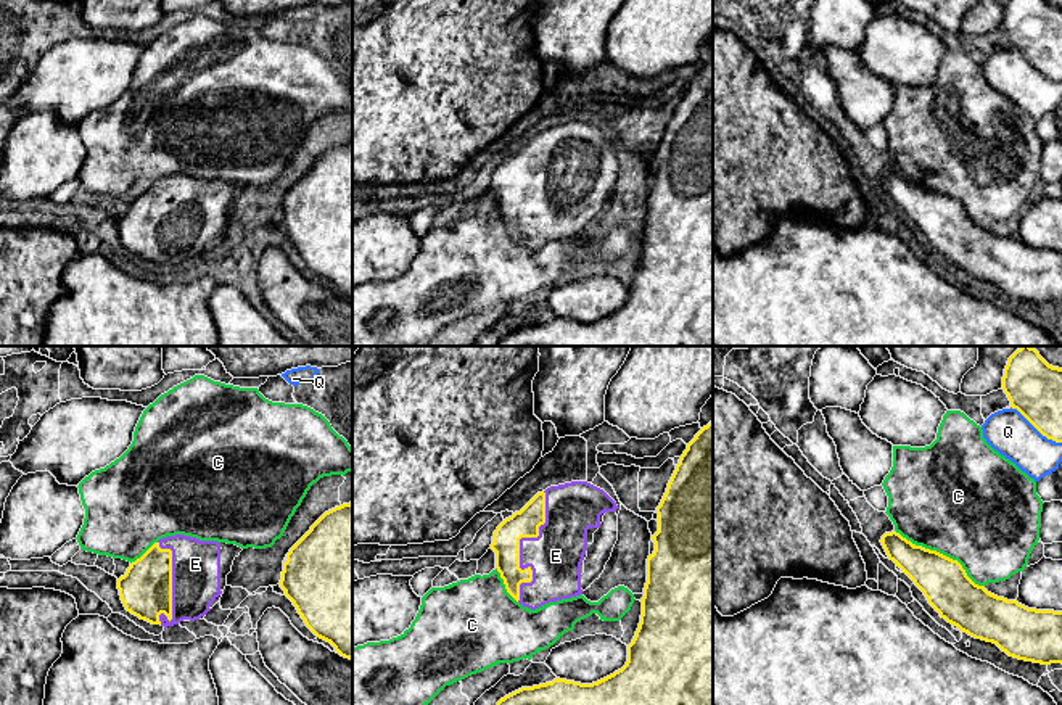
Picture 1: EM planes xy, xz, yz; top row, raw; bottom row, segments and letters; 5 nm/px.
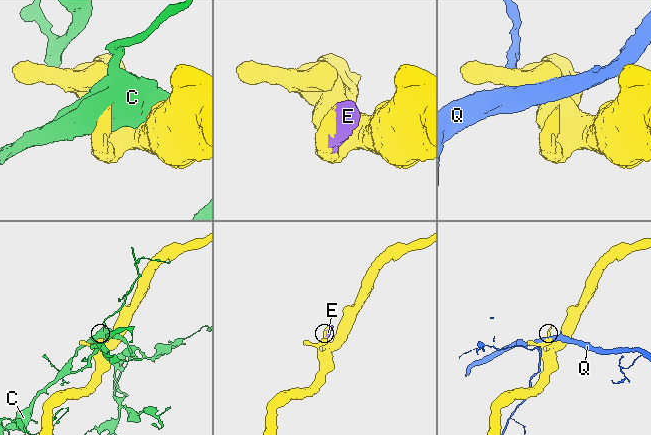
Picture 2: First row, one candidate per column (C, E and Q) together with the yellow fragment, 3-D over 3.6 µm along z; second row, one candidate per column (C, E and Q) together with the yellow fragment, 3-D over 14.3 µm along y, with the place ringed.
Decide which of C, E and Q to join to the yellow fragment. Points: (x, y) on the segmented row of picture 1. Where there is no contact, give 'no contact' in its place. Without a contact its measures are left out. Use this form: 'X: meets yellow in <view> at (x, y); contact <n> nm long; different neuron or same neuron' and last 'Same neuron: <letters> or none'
C: meets yellow in yz at (951, 559); contact 400 nm long; different neuron
E: meets yellow in xz at (518, 548); contact 550 nm long; same neuron
Q: meets yellow in yz at (1037, 428); contact 320 nm long; different neuron
Same neuron: E

